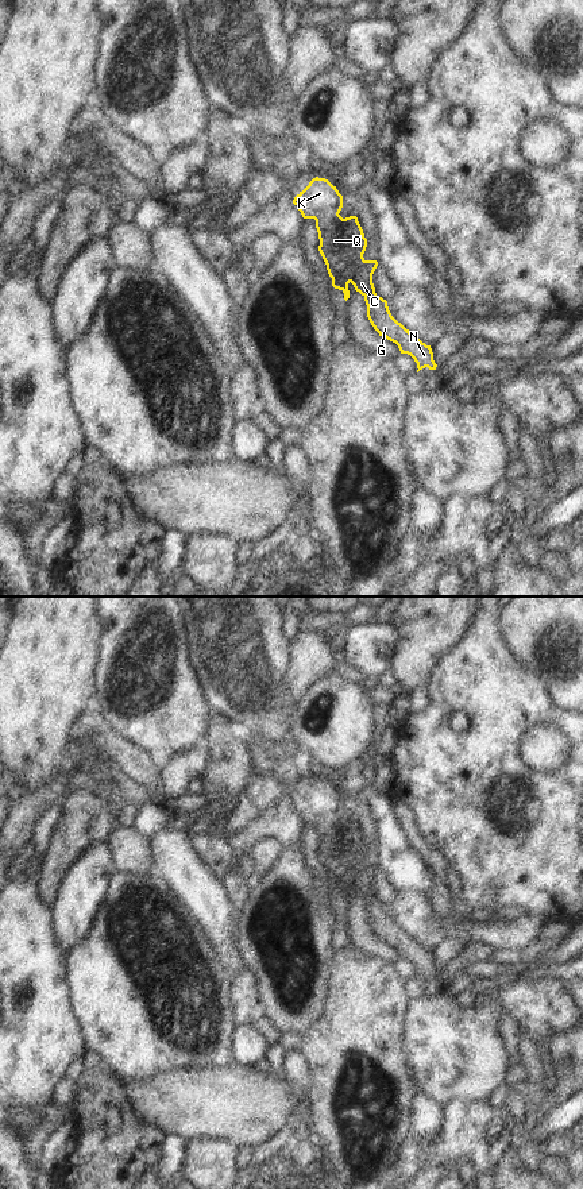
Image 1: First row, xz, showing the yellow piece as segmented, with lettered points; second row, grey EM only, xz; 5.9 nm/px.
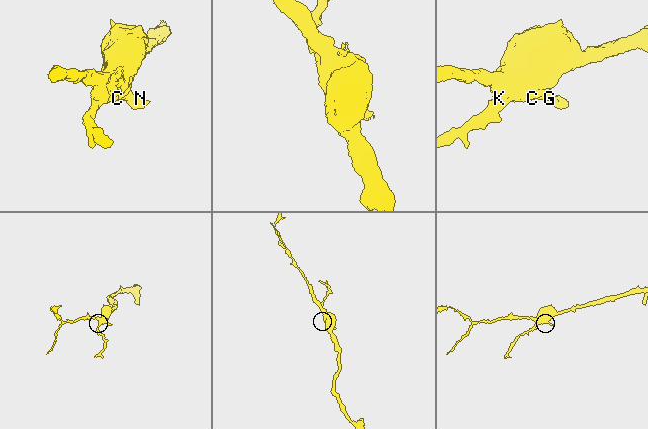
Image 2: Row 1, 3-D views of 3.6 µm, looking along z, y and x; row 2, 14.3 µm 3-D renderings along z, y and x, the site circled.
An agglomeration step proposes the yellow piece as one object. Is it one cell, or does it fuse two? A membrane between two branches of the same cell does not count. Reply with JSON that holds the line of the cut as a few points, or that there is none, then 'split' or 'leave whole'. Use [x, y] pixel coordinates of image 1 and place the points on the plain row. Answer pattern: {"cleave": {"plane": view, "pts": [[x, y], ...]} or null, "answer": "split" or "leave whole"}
{"cleave": null, "answer": "leave whole"}

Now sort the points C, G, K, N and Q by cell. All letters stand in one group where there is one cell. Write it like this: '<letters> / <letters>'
C G K N Q

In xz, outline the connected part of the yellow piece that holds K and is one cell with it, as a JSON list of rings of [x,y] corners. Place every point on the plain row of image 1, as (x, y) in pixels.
[[[313,783],[309,790],[300,796],[293,808],[298,812],[304,823],[314,823],[318,837],[320,850],[318,856],[327,869],[329,881],[332,883],[332,891],[344,897],[344,904],[350,903],[348,888],[351,887],[356,896],[359,896],[367,910],[367,922],[379,938],[379,941],[395,947],[401,958],[410,960],[417,968],[417,977],[425,972],[436,974],[437,969],[433,965],[433,957],[431,950],[426,950],[417,943],[409,934],[398,927],[390,918],[387,906],[375,897],[372,888],[372,879],[378,870],[377,865],[366,865],[363,858],[367,852],[367,844],[356,821],[343,823],[339,818],[343,812],[343,800],[339,798],[325,783]]]

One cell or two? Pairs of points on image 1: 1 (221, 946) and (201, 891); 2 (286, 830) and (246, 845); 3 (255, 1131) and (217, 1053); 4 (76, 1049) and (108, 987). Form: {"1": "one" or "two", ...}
{"1": "one", "2": "one", "3": "two", "4": "two"}

